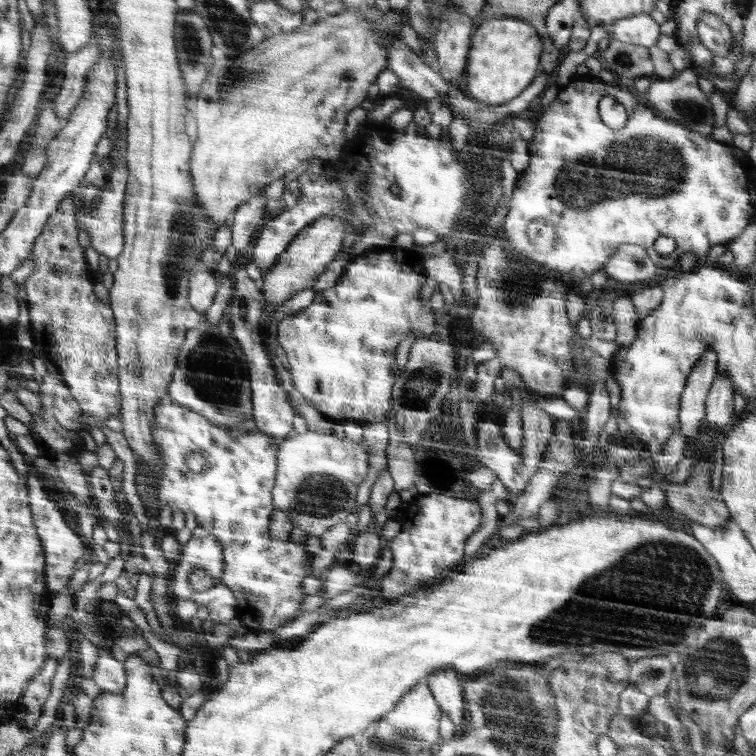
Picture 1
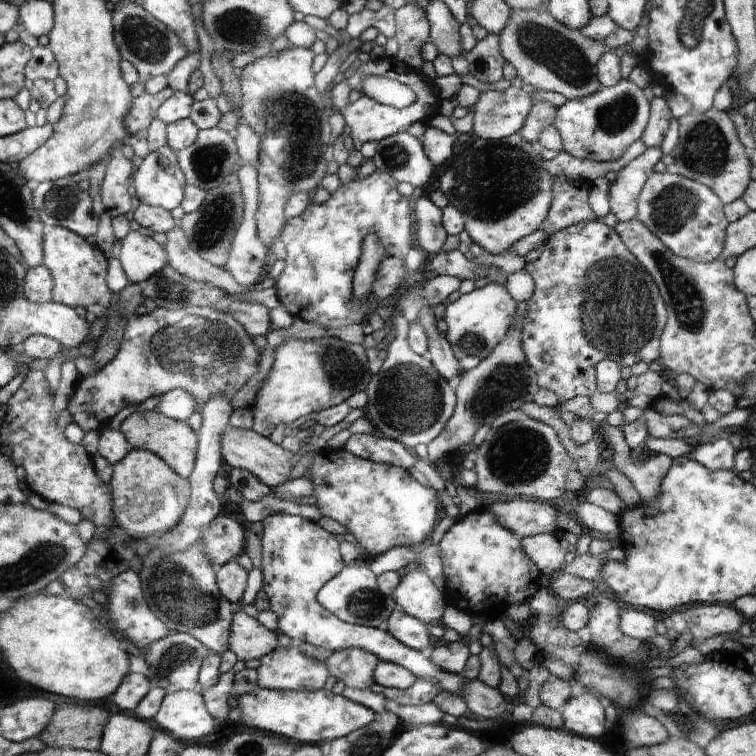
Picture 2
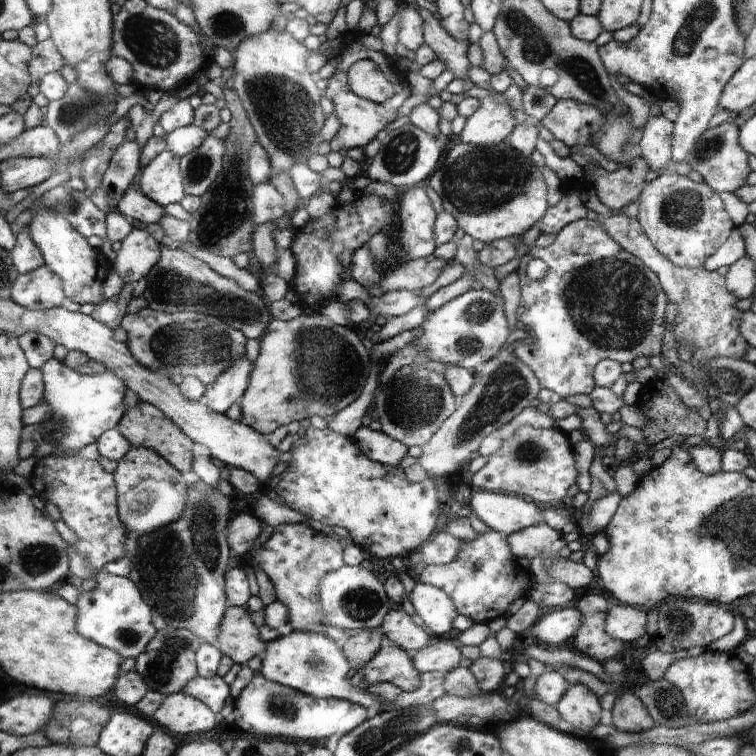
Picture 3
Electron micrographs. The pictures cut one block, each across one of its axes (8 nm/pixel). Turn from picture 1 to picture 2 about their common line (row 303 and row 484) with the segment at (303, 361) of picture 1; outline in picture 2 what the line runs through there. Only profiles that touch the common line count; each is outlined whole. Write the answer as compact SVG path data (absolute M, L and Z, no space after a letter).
M327 446L314 452L311 461L312 464L308 468L308 471L305 471L303 474L304 478L309 478L313 489L309 502L320 510L320 514L322 514L322 516L328 516L328 518L336 520L336 522L339 522L342 526L345 526L349 532L354 534L354 538L356 538L356 541L360 544L362 552L368 552L368 554L378 556L379 554L387 553L388 550L394 549L395 547L412 547L412 544L424 542L424 540L428 538L428 534L434 530L434 526L436 526L436 522L438 522L438 496L436 496L434 488L430 485L424 485L416 482L416 480L414 480L414 478L412 478L412 476L410 476L410 474L408 474L408 472L403 468L390 466L389 464L384 463L372 462L371 460L357 457L345 448L333 450Z

